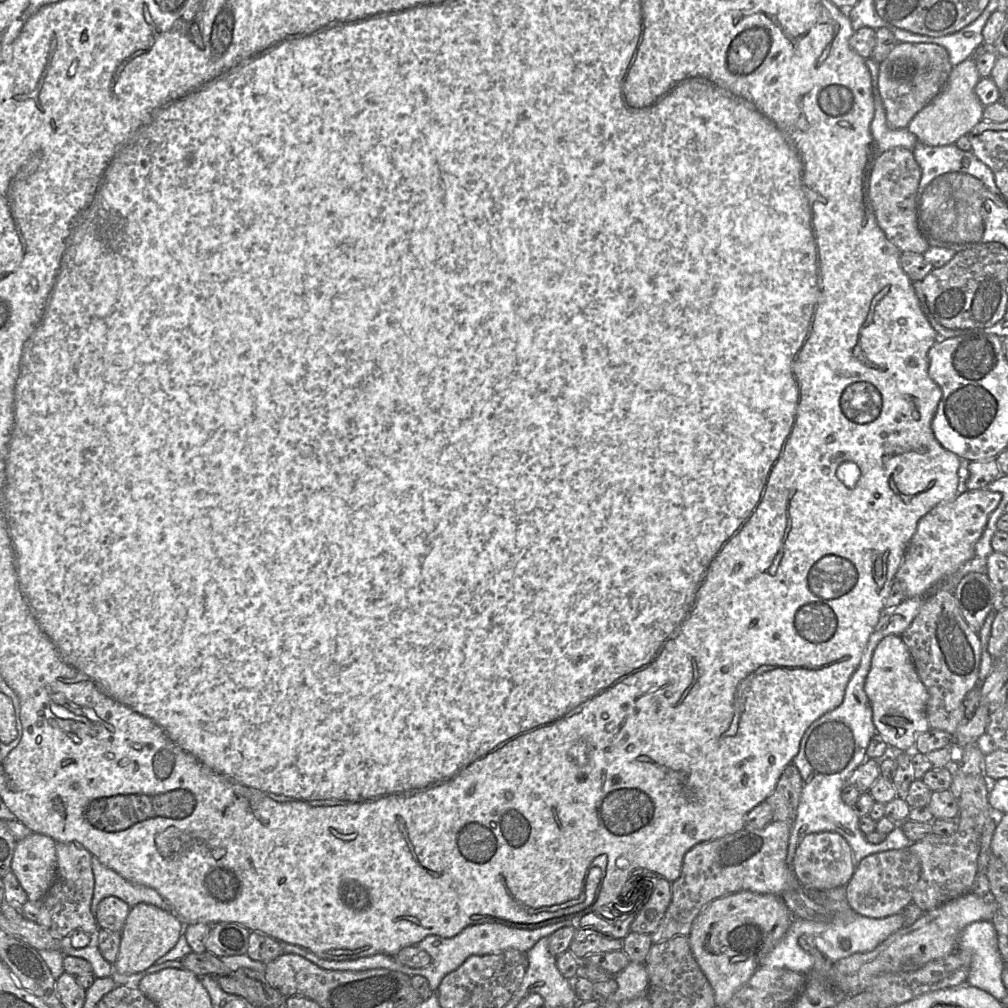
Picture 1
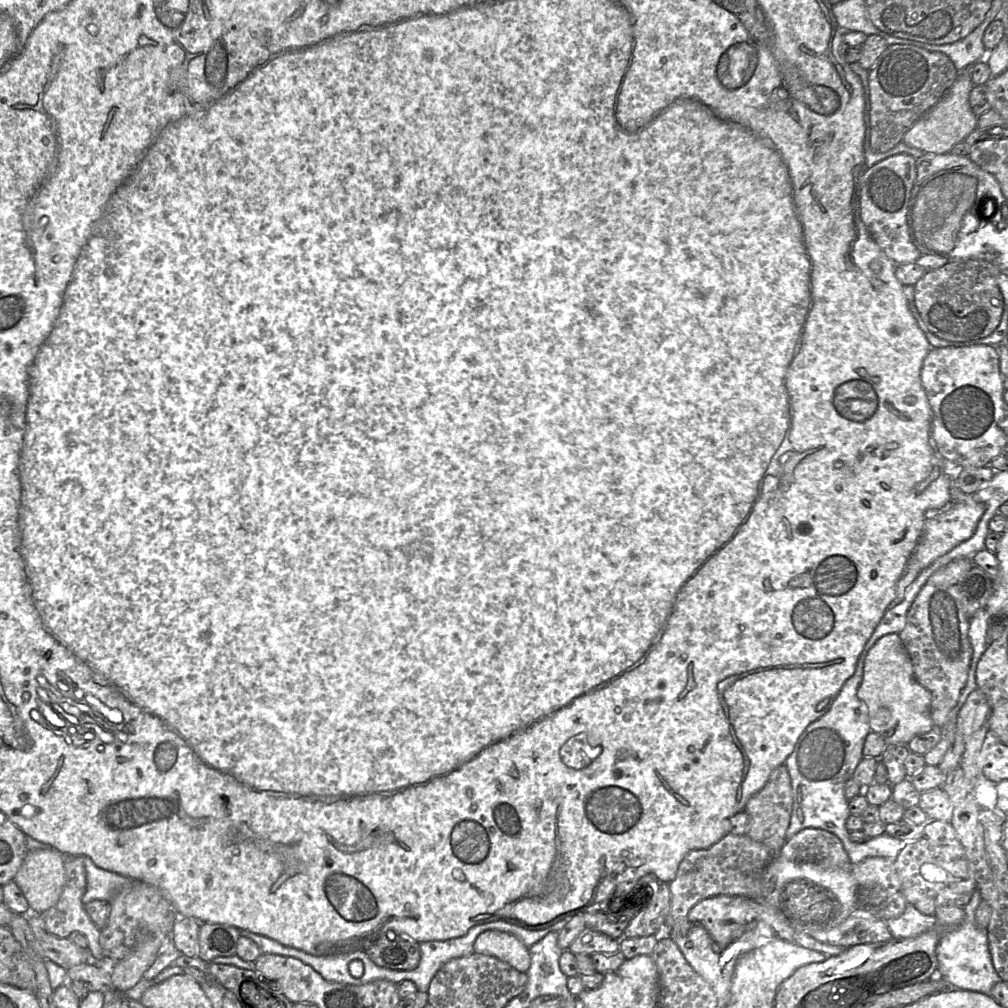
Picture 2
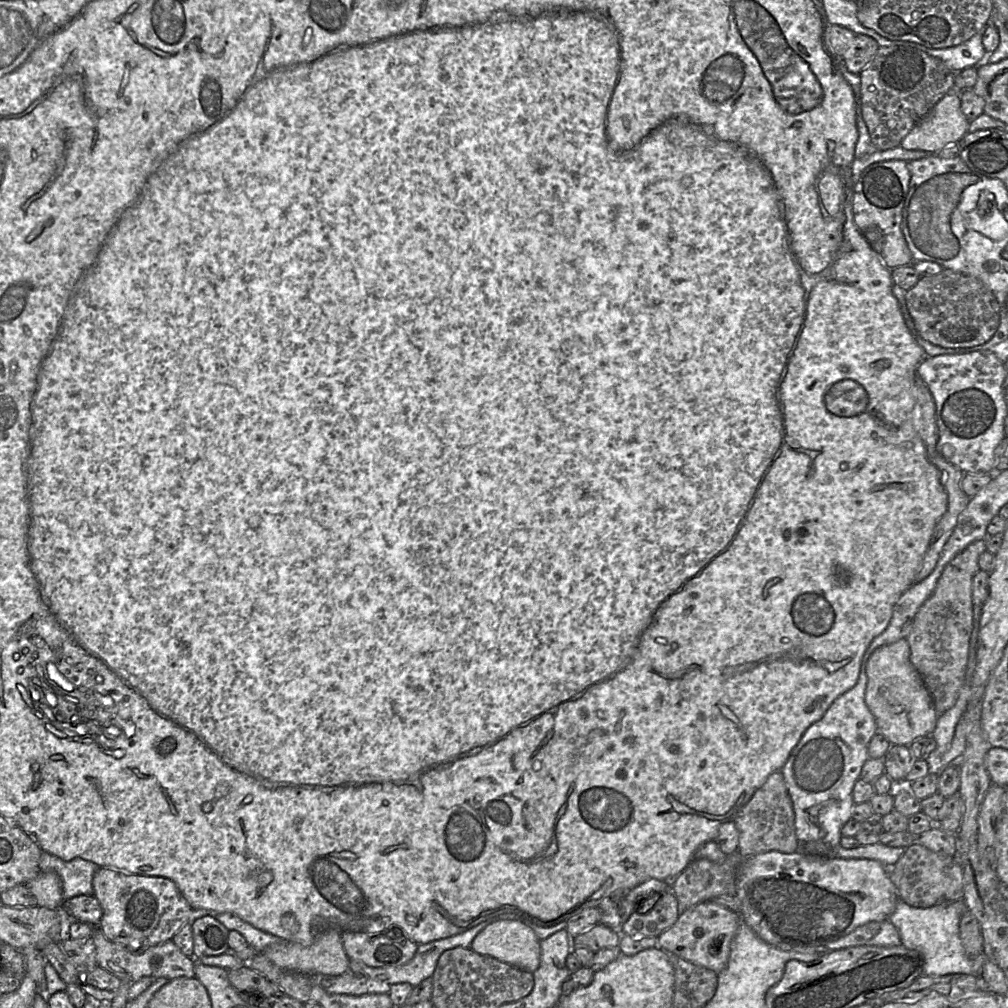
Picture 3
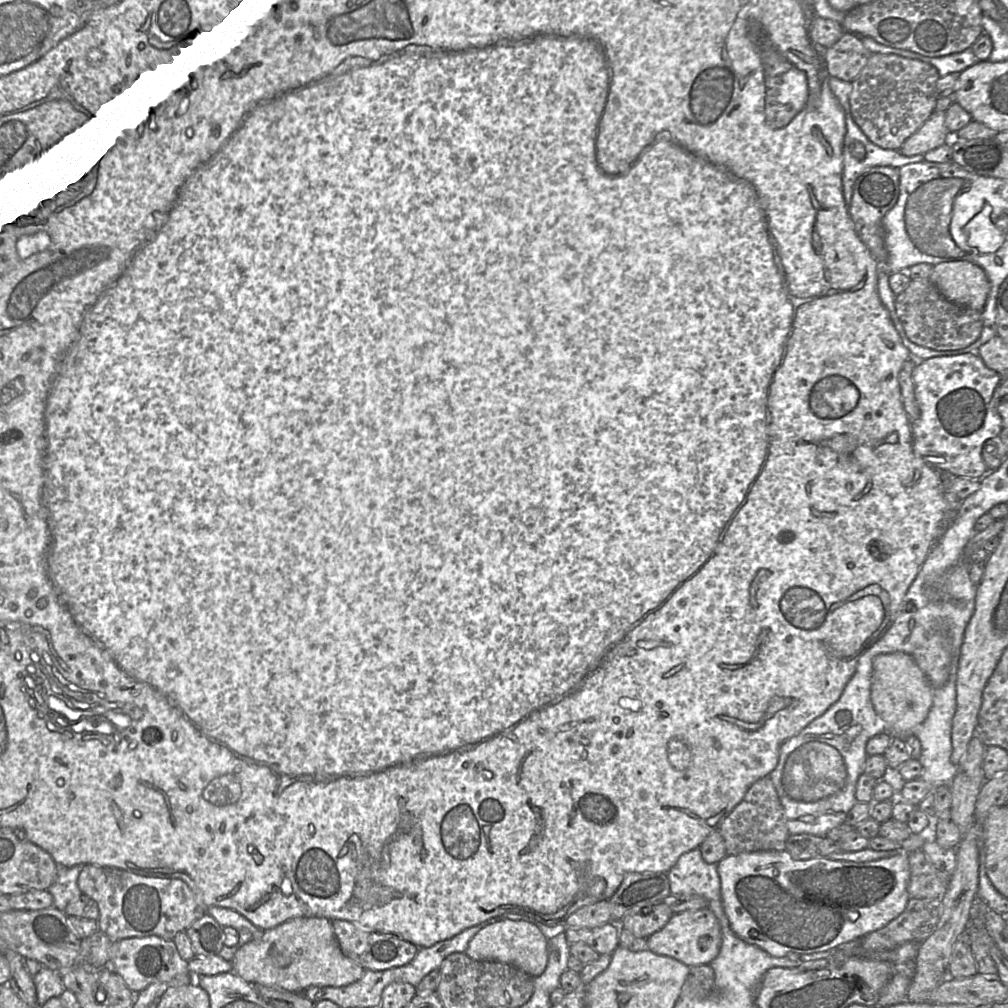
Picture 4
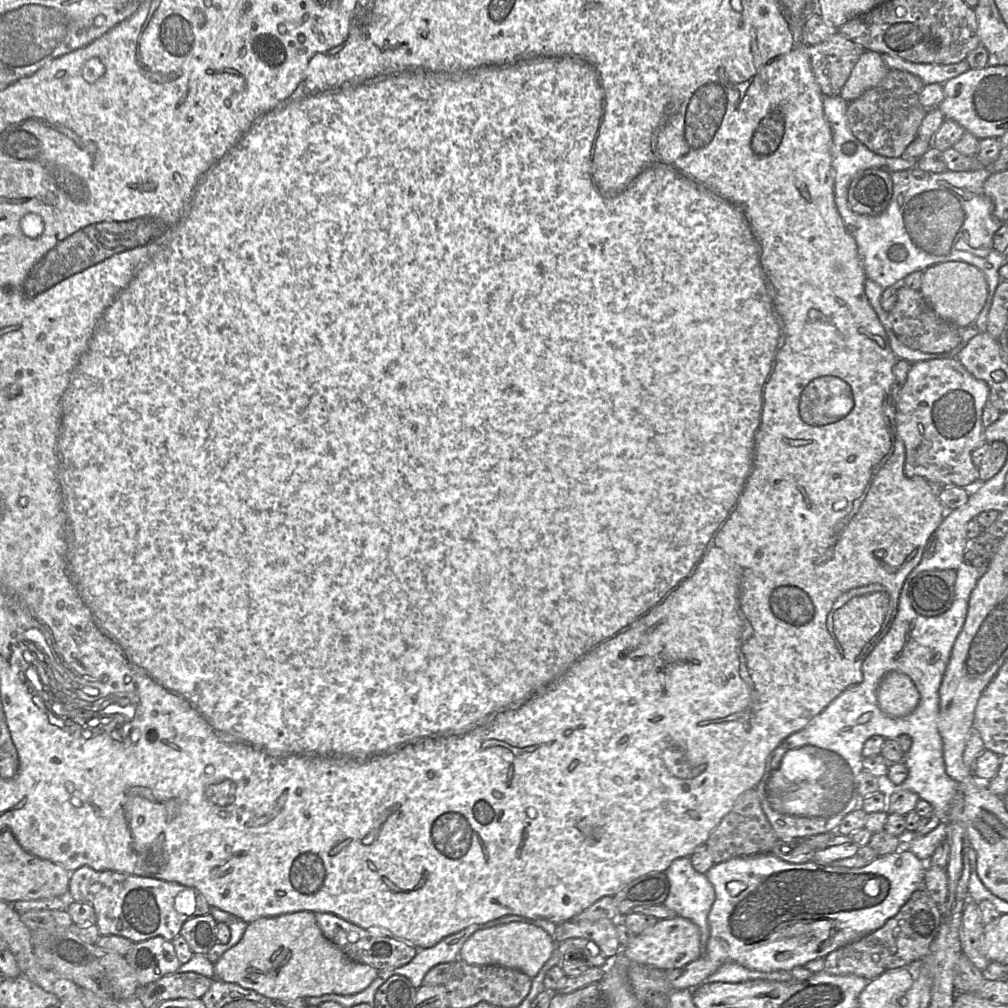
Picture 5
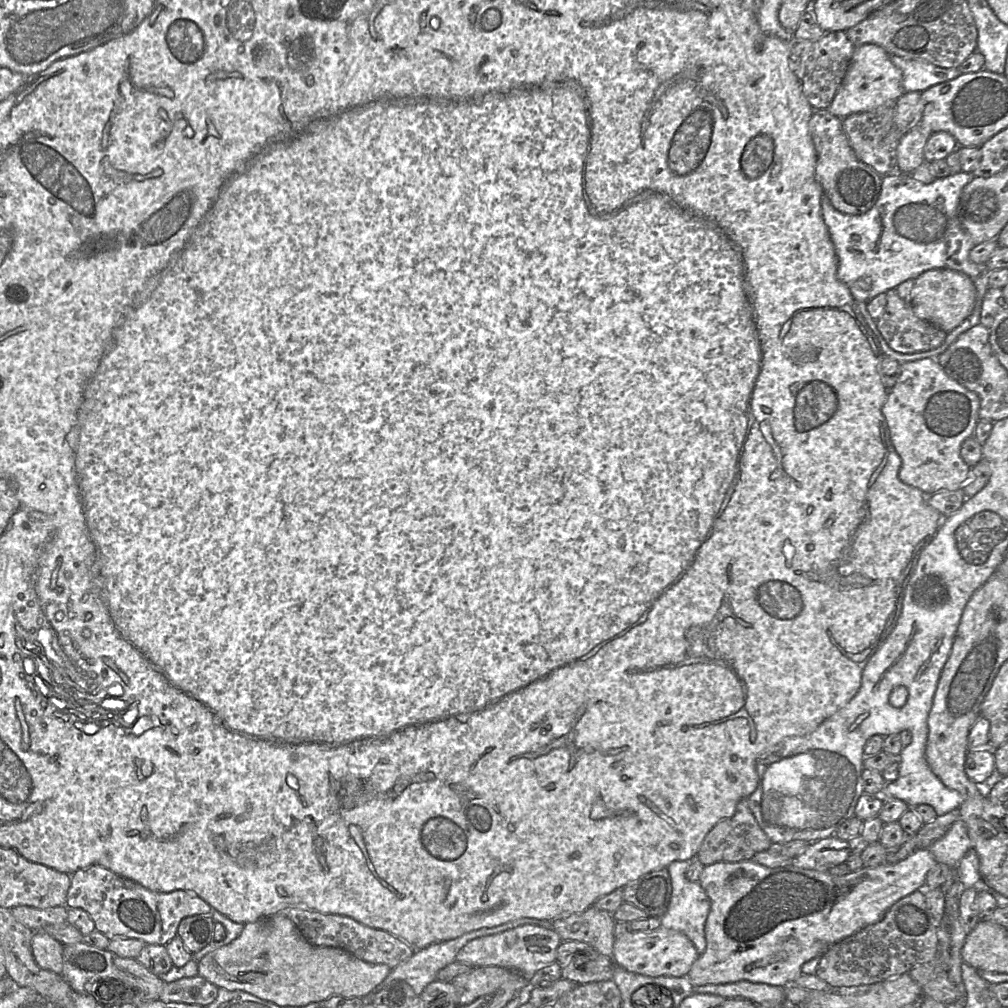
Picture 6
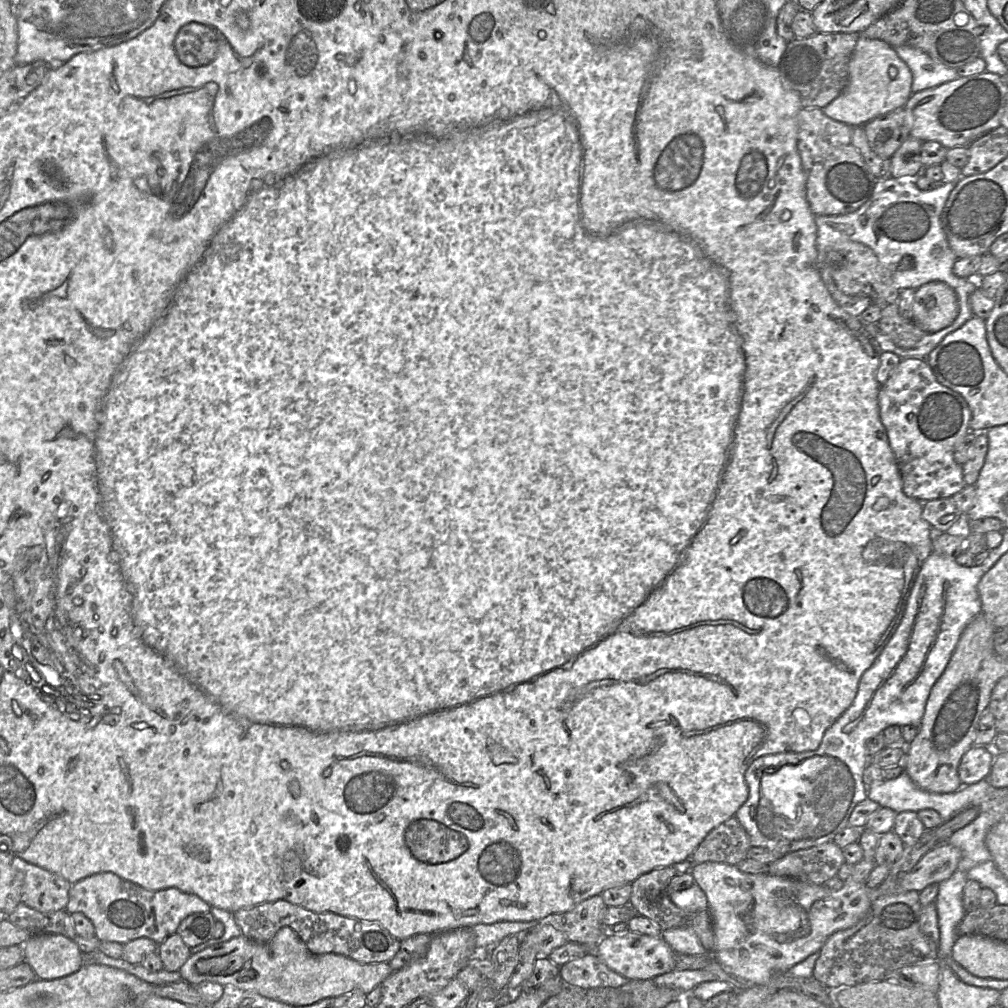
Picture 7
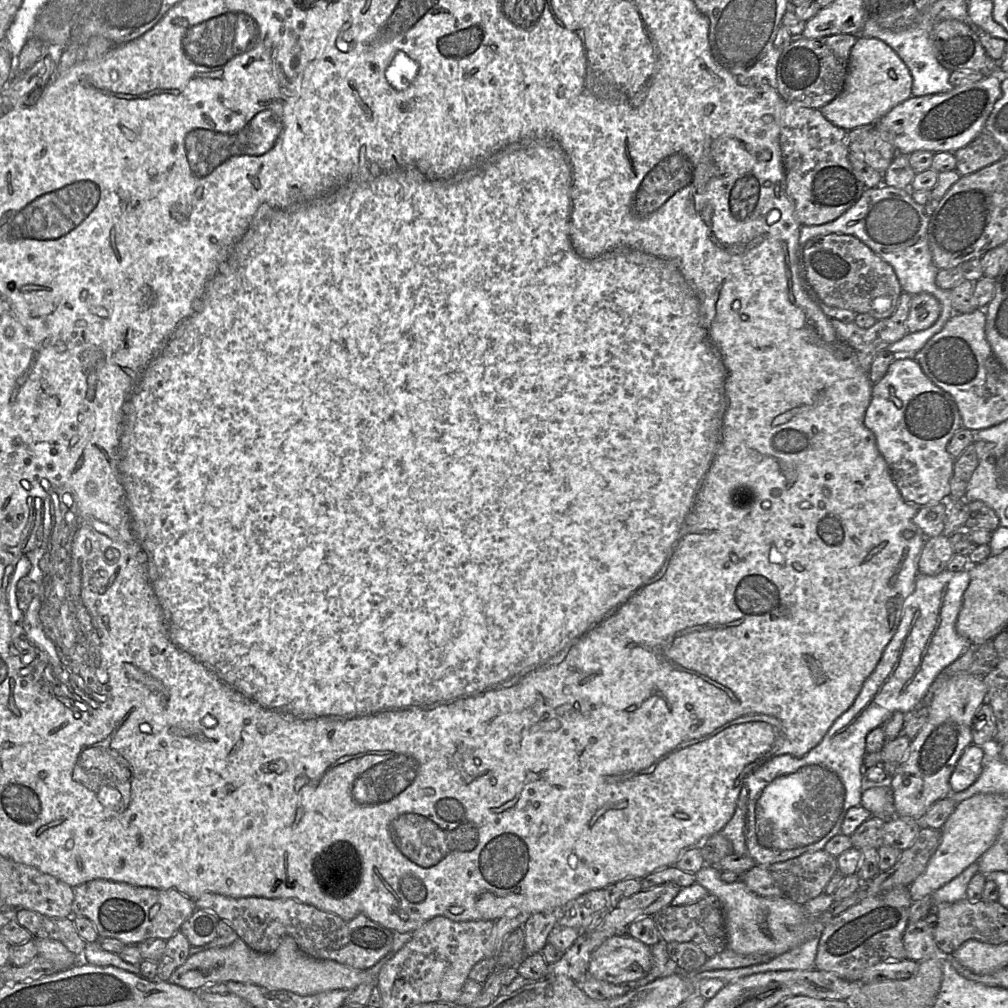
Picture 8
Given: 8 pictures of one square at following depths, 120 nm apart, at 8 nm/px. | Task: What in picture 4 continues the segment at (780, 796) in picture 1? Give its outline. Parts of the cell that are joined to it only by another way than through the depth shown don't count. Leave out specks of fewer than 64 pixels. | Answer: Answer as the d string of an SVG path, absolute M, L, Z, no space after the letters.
M769 776L754 782L739 804L724 818L718 831L723 837L726 855L757 851L782 851L790 836L784 808Z

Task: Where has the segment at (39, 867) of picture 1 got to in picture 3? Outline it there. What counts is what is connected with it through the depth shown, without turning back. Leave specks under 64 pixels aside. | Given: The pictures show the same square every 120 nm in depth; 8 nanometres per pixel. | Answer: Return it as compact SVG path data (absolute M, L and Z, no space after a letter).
M41 872L26 884L35 896L39 907L57 909L63 904L63 885L55 872Z

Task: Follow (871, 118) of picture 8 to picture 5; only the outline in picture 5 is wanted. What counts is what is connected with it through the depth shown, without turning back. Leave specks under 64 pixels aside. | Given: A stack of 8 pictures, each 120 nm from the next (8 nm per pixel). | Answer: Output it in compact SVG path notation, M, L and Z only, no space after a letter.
M865 50L854 65L839 95L847 102L853 101L867 90L879 85L889 70L880 53Z

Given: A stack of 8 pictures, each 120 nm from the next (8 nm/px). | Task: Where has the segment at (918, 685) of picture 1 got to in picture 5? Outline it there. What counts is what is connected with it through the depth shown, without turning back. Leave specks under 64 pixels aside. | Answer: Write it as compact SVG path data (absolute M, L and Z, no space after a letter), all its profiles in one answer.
M889 672L881 681L878 693L881 710L891 717L912 713L920 701L919 691L912 679L901 672Z

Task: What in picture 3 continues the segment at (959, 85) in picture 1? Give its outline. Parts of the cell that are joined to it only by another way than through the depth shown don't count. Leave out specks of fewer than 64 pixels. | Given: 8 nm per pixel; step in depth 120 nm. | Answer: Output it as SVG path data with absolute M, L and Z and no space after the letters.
M948 93L902 140L900 146L906 150L921 150L938 152L939 150L957 144L968 133L970 122L961 111L960 94Z

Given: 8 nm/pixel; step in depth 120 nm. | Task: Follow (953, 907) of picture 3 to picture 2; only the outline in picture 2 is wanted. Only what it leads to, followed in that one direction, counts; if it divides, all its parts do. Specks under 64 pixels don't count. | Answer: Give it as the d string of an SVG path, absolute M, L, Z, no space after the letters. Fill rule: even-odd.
M906 903L899 917L885 920L892 938L902 939L916 936L922 932L936 927L934 915L924 914L914 906ZM965 912L964 919L961 923L944 930L940 934L935 947L935 952L938 962L935 975L947 982L949 987L990 994L993 986L1001 981L992 963L986 929L980 928L976 921L965 921Z

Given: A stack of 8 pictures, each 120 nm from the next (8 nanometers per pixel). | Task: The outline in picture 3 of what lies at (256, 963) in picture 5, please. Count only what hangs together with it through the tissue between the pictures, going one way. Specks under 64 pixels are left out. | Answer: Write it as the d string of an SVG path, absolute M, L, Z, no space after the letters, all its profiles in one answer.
M338 929L321 932L308 946L283 941L269 946L261 953L283 970L310 976L341 975L350 963Z

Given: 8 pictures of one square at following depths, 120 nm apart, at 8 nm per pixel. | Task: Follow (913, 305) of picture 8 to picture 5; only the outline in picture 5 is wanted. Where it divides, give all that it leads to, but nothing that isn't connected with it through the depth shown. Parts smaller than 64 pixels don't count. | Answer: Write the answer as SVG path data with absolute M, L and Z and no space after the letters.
M949 261L935 264L923 271L920 292L938 316L959 327L966 327L981 312L988 296L988 284L983 272L974 265Z

